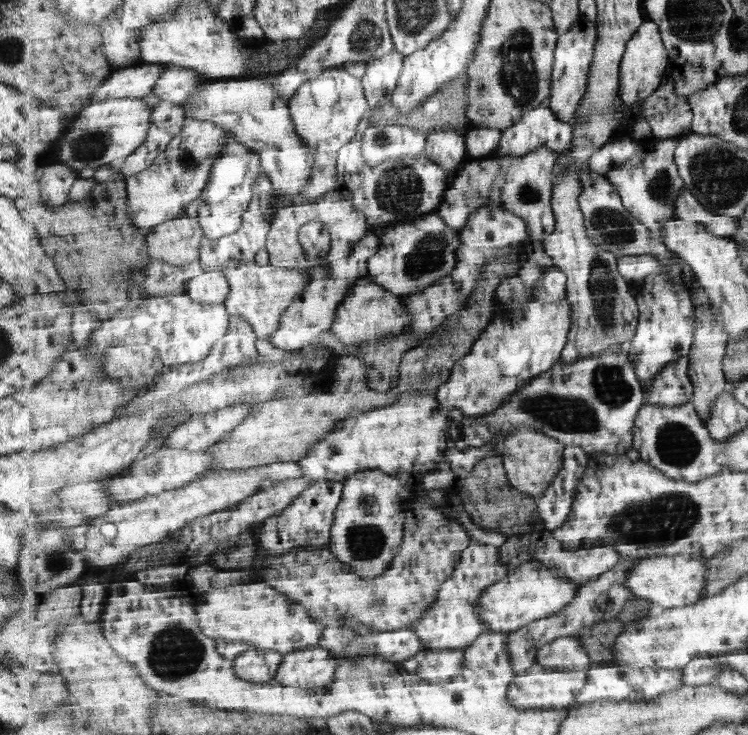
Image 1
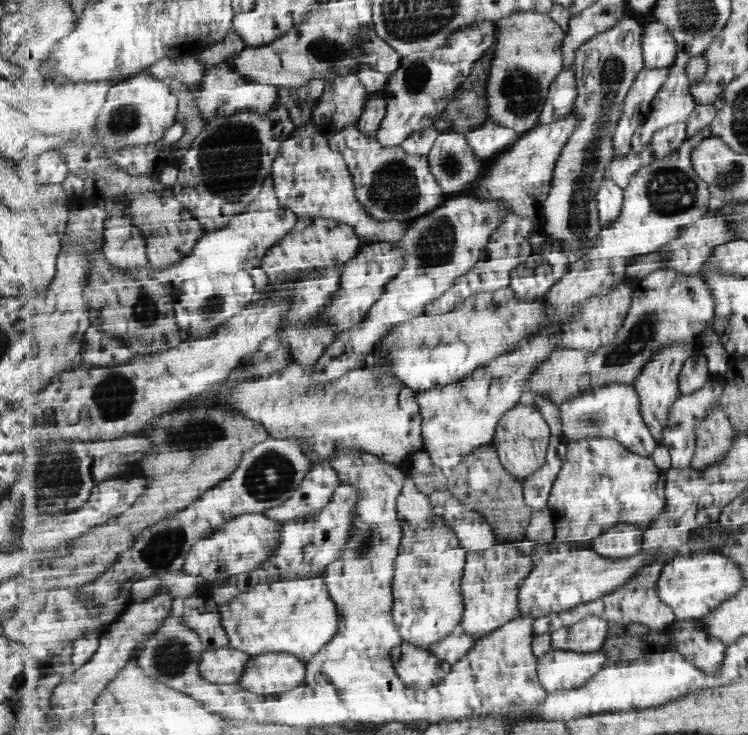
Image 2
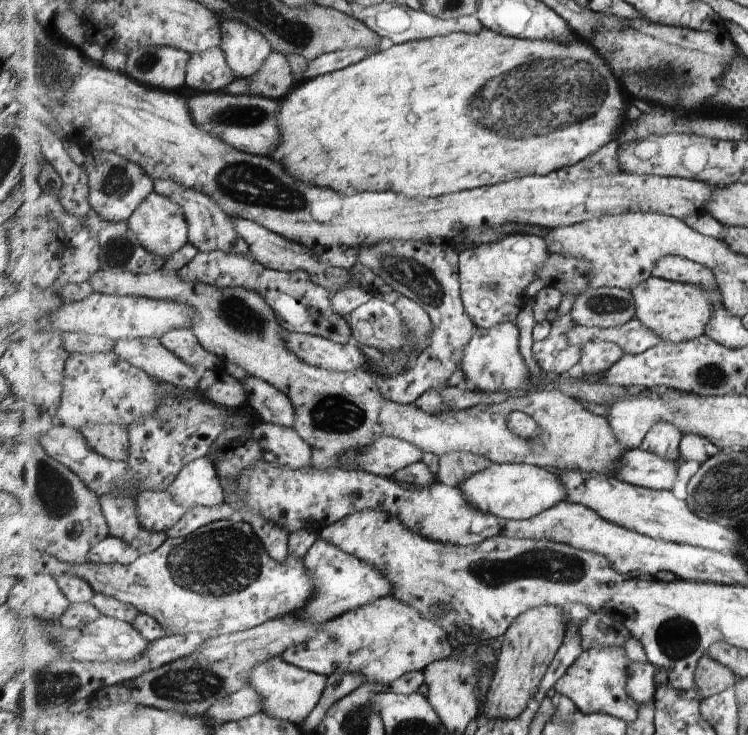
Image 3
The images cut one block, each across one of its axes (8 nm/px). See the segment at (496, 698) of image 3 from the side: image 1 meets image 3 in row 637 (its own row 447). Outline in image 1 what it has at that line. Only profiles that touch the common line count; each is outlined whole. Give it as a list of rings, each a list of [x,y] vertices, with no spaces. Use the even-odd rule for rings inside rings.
[[[517,428],[505,438],[503,443],[501,454],[505,455],[505,468],[509,482],[521,492],[541,498],[543,492],[553,484],[553,480],[564,467],[563,456],[566,445],[535,428]]]

